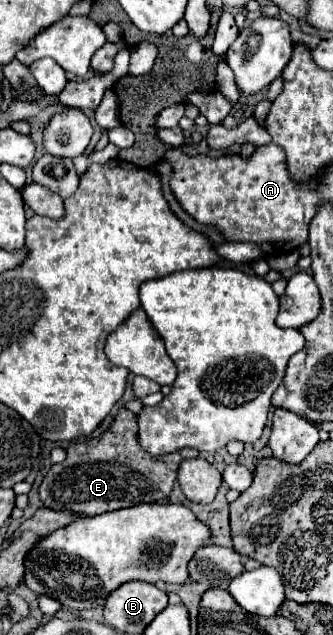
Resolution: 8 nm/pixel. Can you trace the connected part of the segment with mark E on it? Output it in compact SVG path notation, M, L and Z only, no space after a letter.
M121 408L111 428L99 438L75 442L67 448L67 458L61 464L53 464L45 474L39 486L39 498L45 508L85 516L129 508L143 502L159 502L171 494L179 462L193 456L199 456L195 448L183 448L181 452L171 452L167 456L151 456L143 452L137 442L137 416Z

